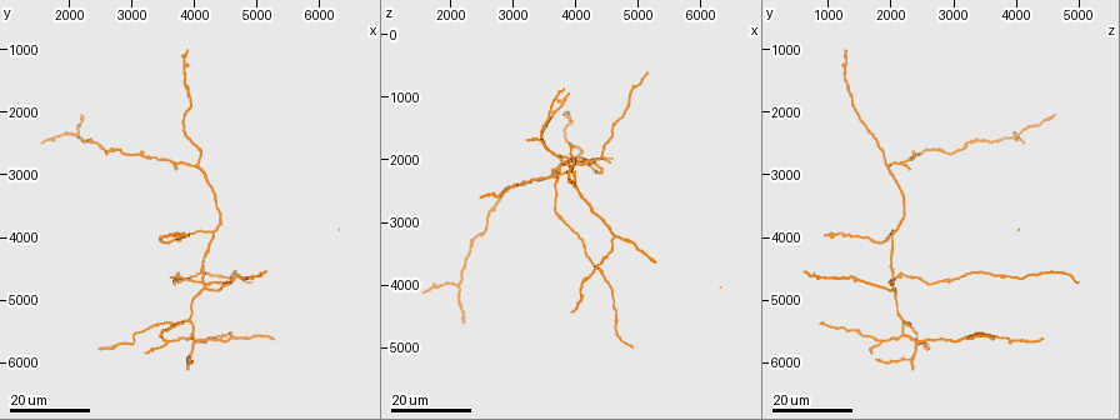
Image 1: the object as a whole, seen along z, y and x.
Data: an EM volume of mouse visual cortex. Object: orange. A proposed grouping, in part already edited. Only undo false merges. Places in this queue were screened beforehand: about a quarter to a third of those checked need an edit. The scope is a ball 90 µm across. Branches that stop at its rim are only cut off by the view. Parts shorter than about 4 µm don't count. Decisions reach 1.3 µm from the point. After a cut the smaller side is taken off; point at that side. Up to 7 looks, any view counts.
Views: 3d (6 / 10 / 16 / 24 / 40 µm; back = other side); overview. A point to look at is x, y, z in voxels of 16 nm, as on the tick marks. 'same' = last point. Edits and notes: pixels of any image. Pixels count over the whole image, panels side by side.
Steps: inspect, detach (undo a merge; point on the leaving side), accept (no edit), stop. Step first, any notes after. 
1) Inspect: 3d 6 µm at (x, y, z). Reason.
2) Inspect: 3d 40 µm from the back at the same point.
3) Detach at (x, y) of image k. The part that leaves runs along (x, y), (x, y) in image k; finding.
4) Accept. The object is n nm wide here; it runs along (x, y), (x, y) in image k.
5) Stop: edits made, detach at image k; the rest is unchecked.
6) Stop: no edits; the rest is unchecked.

Inspect: 3d 16 µm at (4650, 5550, 3200).

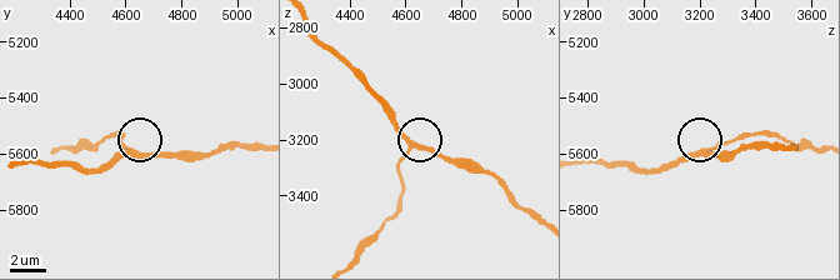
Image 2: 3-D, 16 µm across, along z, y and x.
Inspect: 3d 6 µm at (4620, 5600, 3230). Closer look.

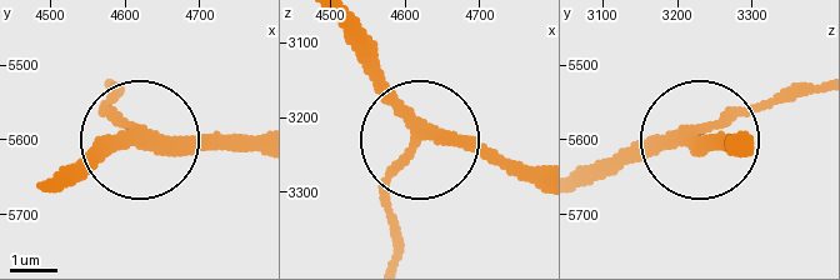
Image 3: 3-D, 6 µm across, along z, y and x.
Accept. It runs along (45, 181), (153, 134), (249, 134) in image 3; all the same neuron.

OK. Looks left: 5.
Inspect: 3d 16 µm at (3950, 5700, 2400).

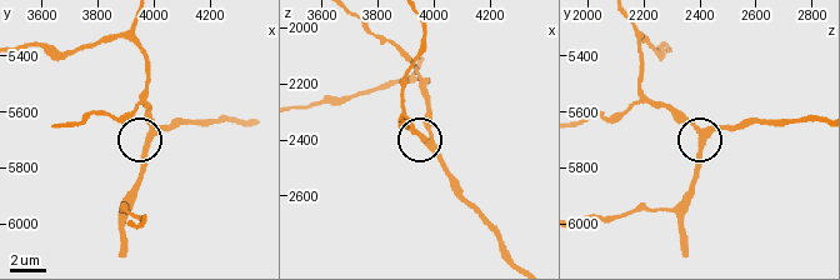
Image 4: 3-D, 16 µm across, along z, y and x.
Inspect: 3d 6 µm at (3990, 5710, 2410).

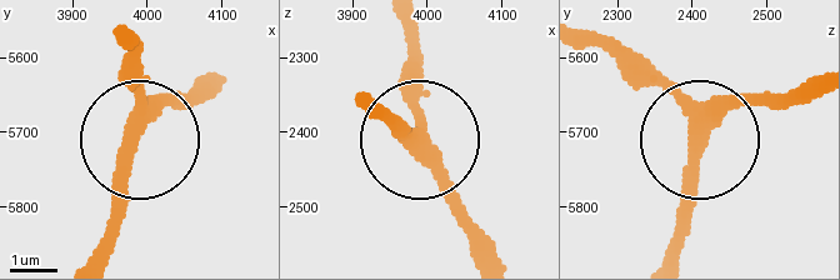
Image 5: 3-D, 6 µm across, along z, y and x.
Inspect: 3d 6 µm from the back at (3980, 5700, 2415).

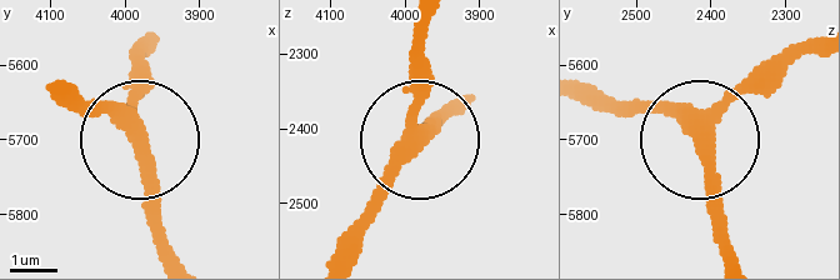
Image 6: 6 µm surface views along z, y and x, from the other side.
Accept. It runs along (813, 39), (776, 59), (713, 130), (705, 166), (716, 246) in image 6; one neuron here.

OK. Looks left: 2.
Inspect: 3d 24 µm at (3950, 5300, 2200). A fork.

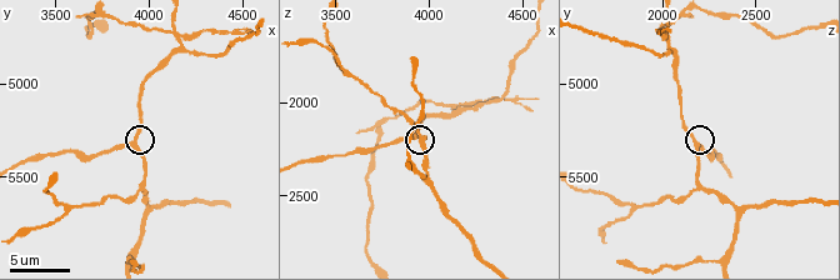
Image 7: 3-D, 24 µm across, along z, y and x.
Inspect: 3d 6 µm at (3900, 5340, 2180).

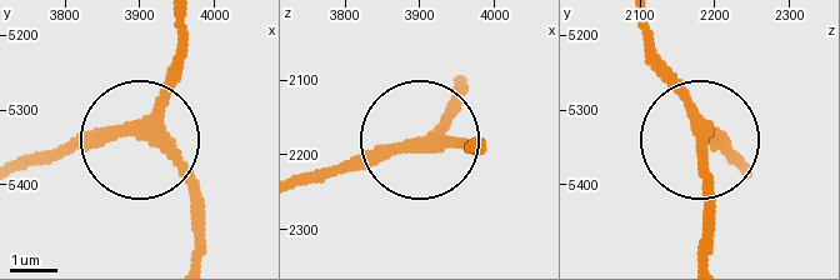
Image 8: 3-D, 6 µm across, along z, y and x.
Accept. The side arm is 29 µm long; it runs along (643, 29), (646, 65), (726, 160) in image 8; one neuron here.

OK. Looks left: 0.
Stop: no edits; the rest is unchecked.

